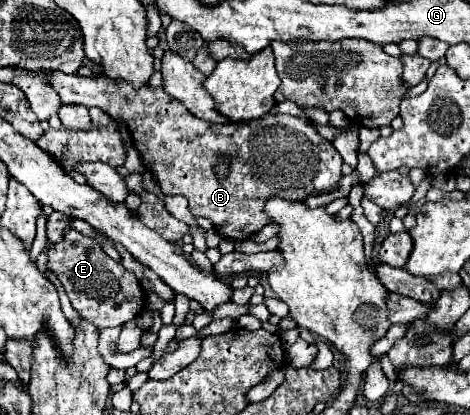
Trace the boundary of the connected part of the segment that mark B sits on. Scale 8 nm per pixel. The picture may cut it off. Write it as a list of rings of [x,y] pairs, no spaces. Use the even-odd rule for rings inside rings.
[[[50,71],[50,83],[58,91],[62,103],[98,107],[108,113],[112,119],[122,119],[132,133],[132,143],[142,155],[142,165],[154,175],[164,195],[184,195],[190,201],[190,213],[196,217],[208,217],[214,223],[214,229],[220,237],[230,241],[246,241],[250,235],[258,233],[264,225],[270,223],[264,203],[268,197],[280,197],[286,201],[304,201],[308,195],[332,193],[342,181],[342,157],[328,139],[322,139],[316,125],[292,115],[266,113],[252,121],[240,123],[208,123],[192,115],[182,103],[166,95],[160,87],[134,87],[124,79],[100,77],[80,77],[76,73],[66,75],[62,71]],[[226,157],[228,175],[216,177],[216,163]]]

